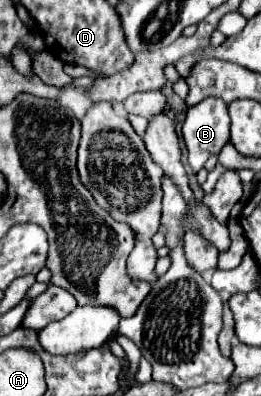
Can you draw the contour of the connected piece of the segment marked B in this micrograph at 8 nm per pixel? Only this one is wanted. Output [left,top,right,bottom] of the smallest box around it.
[181,99,229,173]

